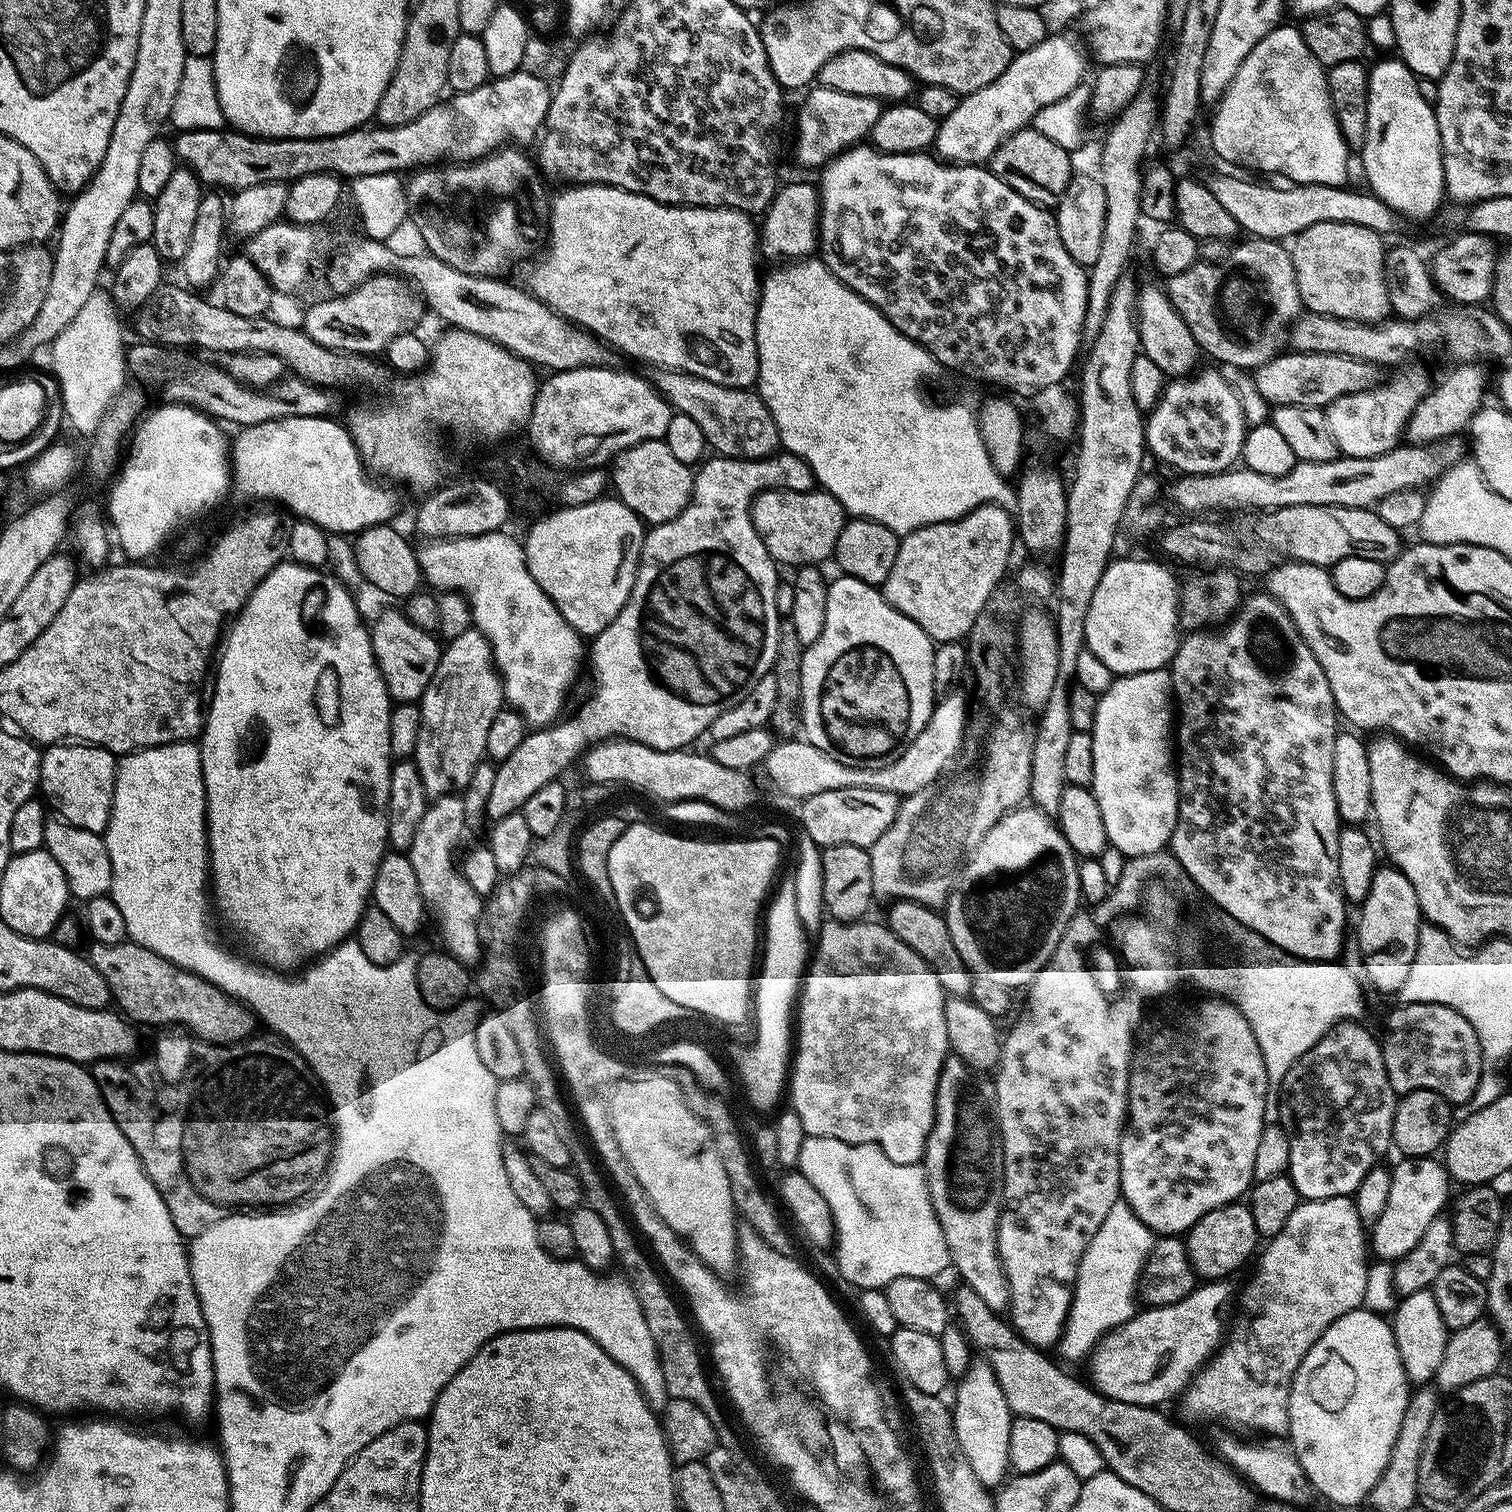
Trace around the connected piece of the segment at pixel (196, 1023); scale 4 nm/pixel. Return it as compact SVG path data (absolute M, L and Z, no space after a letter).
M123 940L117 944L89 943L86 955L94 970L106 978L106 986L110 986L110 994L115 1007L133 1025L140 1024L164 1024L160 1026L179 1026L187 1030L195 1039L205 1040L211 1044L238 1044L247 1040L258 1028L258 1017L251 1008L247 1008L239 1000L226 994L218 986L206 982L198 974L194 974L185 968L174 966L162 954L154 954L154 950L146 950L146 946L138 946L131 940Z

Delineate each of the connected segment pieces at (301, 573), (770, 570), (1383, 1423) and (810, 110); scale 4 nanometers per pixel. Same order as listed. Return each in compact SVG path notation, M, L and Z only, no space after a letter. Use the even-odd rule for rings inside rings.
M295 562L282 563L266 574L227 629L214 669L208 721L204 723L198 743L208 803L208 863L214 908L219 915L220 912L224 915L226 923L232 924L234 931L244 932L245 942L252 947L251 955L273 969L292 970L329 952L355 933L365 908L369 907L374 874L378 874L378 866L388 848L388 799L394 763L390 750L390 714L393 707L394 701L386 690L382 670L374 658L369 625L361 620L358 606L344 583L327 570L307 568ZM304 608L316 608L316 616L324 627L321 632L308 628L304 621Z
M783 450L761 460L738 460L719 454L711 458L695 469L692 500L682 514L665 524L649 527L644 533L630 598L626 598L618 618L590 644L592 697L569 720L560 718L546 728L529 731L522 746L510 758L499 761L488 803L488 816L493 821L521 811L530 794L551 780L560 780L575 759L602 740L633 740L663 752L687 749L691 740L707 733L710 722L724 708L751 688L759 676L771 672L782 619L774 606L778 565L754 530L752 500L759 492L781 482L785 488L796 488L815 485L816 479L802 458Z
M1361 1306L1354 1309L1353 1312L1342 1314L1325 1330L1310 1346L1310 1350L1302 1358L1302 1362L1296 1371L1296 1377L1292 1379L1292 1389L1290 1390L1290 1406L1288 1407L1288 1430L1287 1439L1290 1441L1292 1451L1295 1452L1302 1470L1306 1474L1309 1485L1316 1488L1332 1504L1341 1504L1348 1508L1351 1504L1364 1504L1368 1496L1374 1490L1378 1478L1382 1478L1382 1470L1386 1470L1386 1462L1390 1462L1390 1450L1394 1450L1394 1438L1398 1438L1398 1426L1402 1426L1402 1414L1406 1414L1406 1406L1410 1395L1410 1385L1408 1375L1404 1372L1402 1358L1398 1354L1396 1339L1392 1333L1391 1323L1381 1313L1370 1312L1367 1308Z
M823 86L809 87L803 96L800 113L796 116L796 160L802 167L813 170L823 168L839 152L861 143L871 133L882 111L881 101L874 98L842 94L842 90Z

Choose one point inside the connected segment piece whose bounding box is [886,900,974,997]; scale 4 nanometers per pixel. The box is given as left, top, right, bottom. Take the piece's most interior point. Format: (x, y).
(923, 929)

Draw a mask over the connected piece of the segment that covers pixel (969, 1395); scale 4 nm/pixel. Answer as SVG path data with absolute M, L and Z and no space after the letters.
M982 1358L977 1359L968 1367L966 1374L959 1377L957 1384L960 1385L956 1388L956 1401L951 1401L950 1407L958 1446L962 1454L966 1454L966 1462L970 1462L970 1470L974 1470L978 1482L982 1482L989 1490L995 1489L1005 1483L1010 1472L1008 1451L1010 1450L1010 1426L1014 1414L1006 1402L1006 1394L1002 1394L1002 1386L998 1386L998 1378L994 1378L994 1370Z

